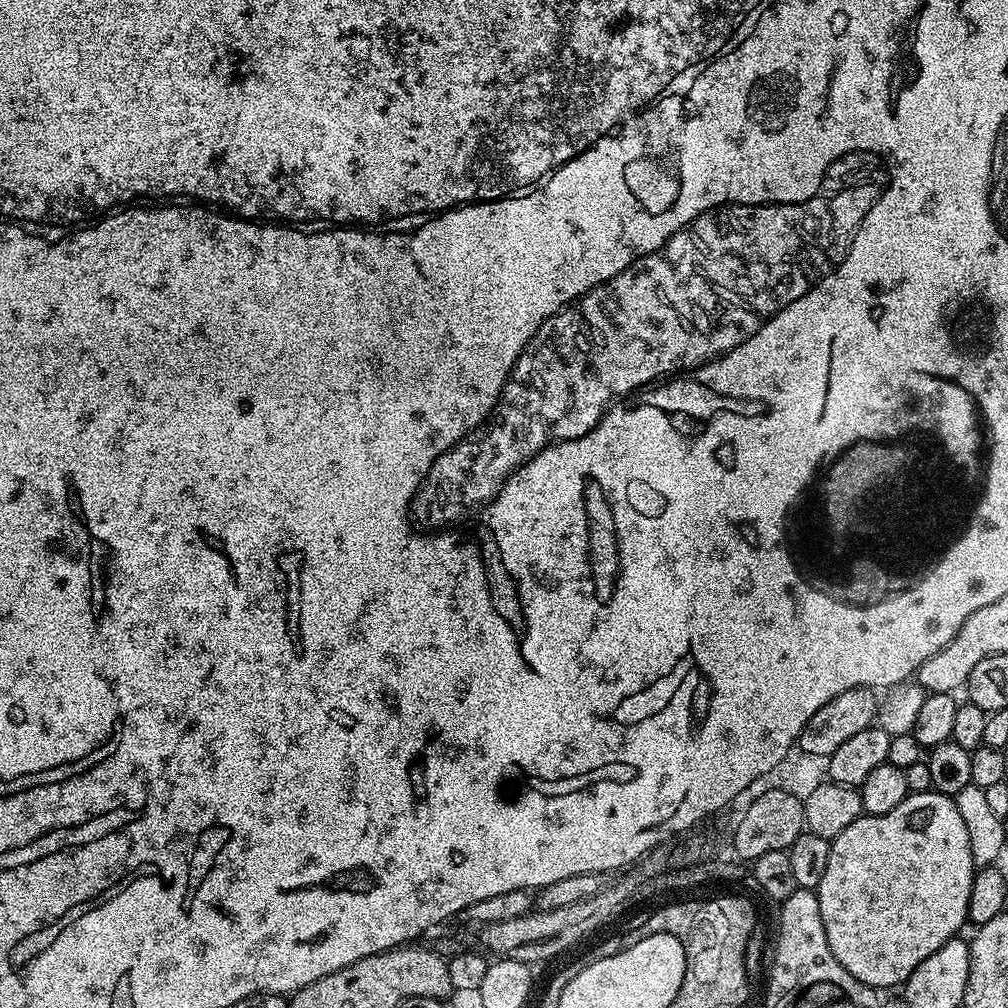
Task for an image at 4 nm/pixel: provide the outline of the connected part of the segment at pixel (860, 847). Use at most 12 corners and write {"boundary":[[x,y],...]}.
{"boundary":[[914,792],[831,840],[826,942],[903,985],[966,924],[953,797]]}

